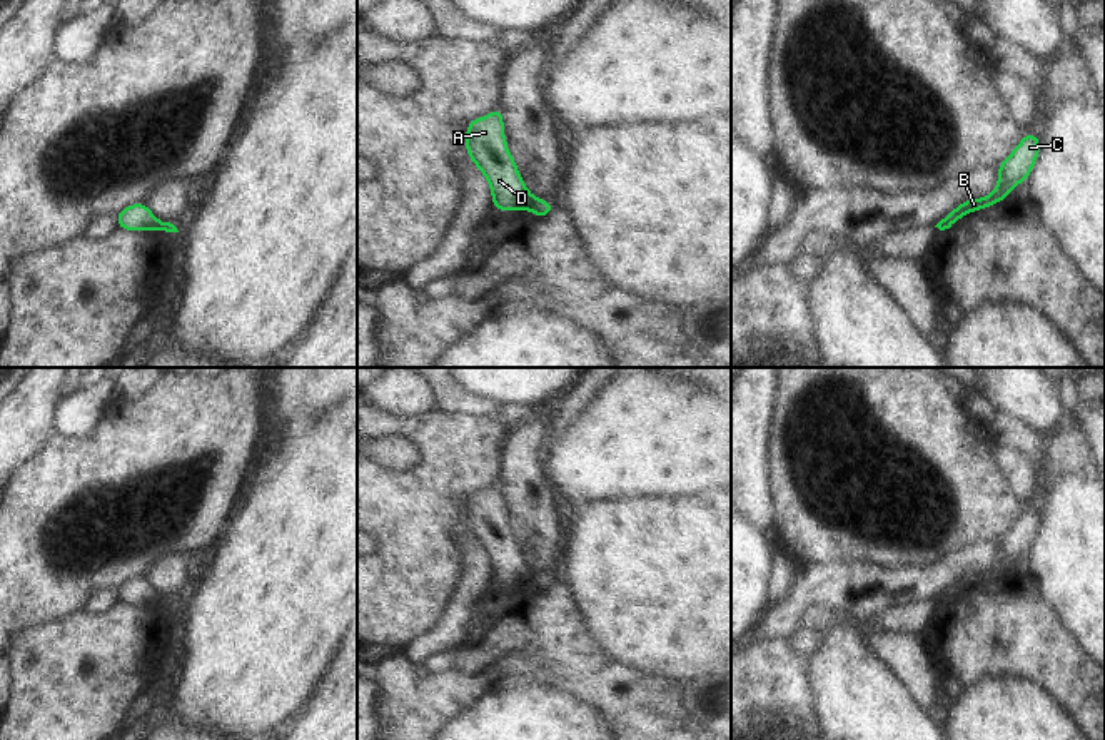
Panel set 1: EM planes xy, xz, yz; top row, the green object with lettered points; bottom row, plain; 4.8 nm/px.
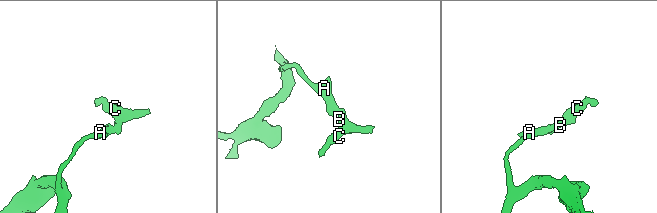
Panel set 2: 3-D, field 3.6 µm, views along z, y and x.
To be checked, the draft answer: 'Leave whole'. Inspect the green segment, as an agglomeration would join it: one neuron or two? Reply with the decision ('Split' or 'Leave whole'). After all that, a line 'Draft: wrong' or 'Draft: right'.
Split
Draft: wrong

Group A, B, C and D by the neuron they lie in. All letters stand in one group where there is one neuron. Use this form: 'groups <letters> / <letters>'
groups A D / B C

